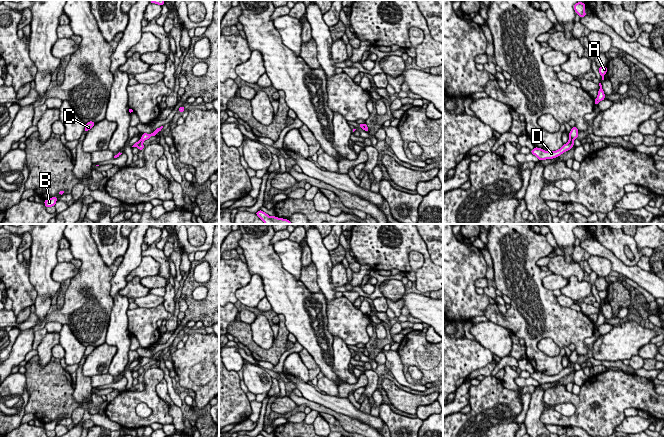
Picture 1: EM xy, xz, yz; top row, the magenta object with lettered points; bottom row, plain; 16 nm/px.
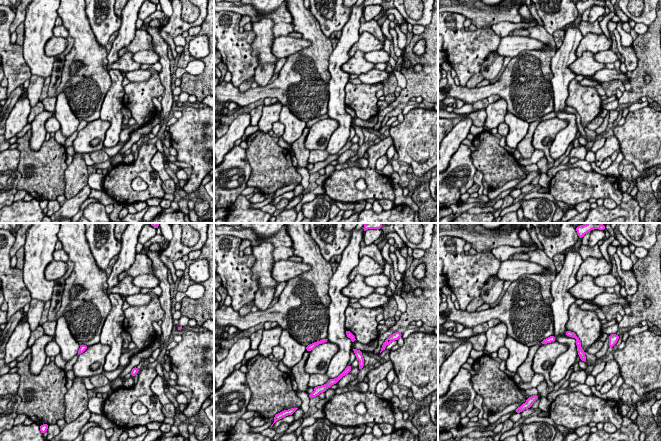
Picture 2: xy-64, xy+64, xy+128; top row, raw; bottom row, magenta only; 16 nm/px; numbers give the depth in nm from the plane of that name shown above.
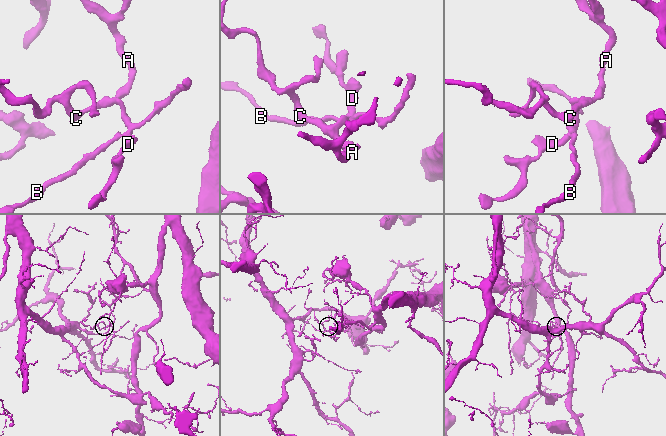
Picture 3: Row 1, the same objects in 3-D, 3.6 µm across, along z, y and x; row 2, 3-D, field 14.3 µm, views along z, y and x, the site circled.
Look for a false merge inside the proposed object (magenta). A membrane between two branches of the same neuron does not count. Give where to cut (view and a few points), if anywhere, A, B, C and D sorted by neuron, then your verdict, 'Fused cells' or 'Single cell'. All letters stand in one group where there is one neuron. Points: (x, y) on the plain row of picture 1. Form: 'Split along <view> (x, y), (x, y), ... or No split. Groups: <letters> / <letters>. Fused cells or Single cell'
Split along xy (142, 366), (137, 370). Groups: A C D / B. Fused cells

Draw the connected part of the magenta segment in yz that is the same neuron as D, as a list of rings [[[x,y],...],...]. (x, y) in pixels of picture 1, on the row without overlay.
[[[572,351],[571,355],[569,356],[569,362],[571,363],[570,367],[563,368],[563,370],[556,374],[556,375],[545,375],[541,372],[535,371],[530,376],[535,379],[540,385],[546,384],[546,383],[554,383],[564,376],[570,374],[574,370],[574,364],[578,362],[578,353],[577,351]]]

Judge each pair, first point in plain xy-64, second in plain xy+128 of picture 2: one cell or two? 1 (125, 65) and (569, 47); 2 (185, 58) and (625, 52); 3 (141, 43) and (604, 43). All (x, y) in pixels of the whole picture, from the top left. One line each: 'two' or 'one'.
1: two
2: two
3: one

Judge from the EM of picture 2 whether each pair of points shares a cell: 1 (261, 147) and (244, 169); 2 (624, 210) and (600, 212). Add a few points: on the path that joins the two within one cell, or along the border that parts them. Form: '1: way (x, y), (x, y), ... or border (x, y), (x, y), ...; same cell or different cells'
1: border (245, 150), (245, 156), (251, 169), (247, 186); different cells
2: way (618, 211), (606, 212); same cell

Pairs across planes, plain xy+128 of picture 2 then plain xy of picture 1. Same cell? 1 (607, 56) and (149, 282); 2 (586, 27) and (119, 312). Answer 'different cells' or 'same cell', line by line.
1: same cell
2: different cells

